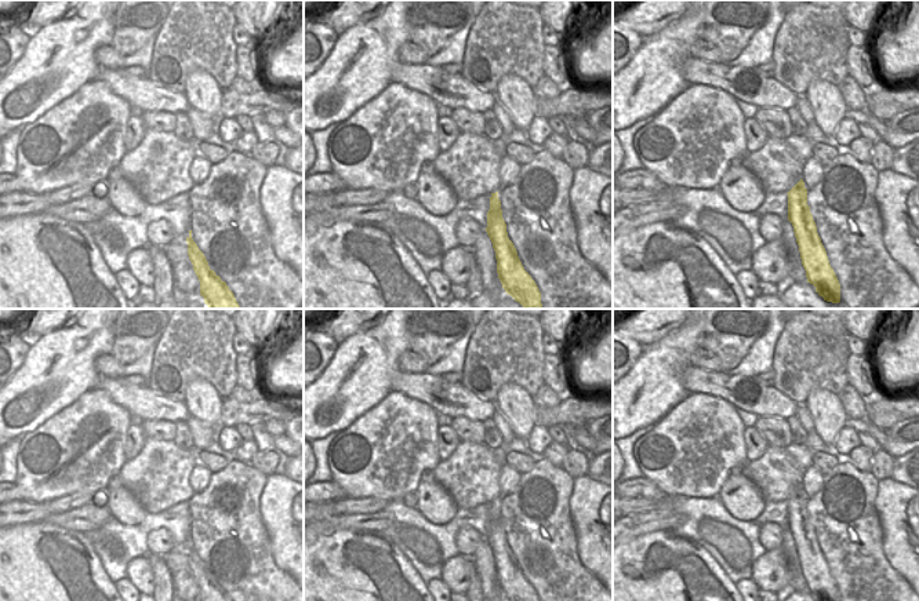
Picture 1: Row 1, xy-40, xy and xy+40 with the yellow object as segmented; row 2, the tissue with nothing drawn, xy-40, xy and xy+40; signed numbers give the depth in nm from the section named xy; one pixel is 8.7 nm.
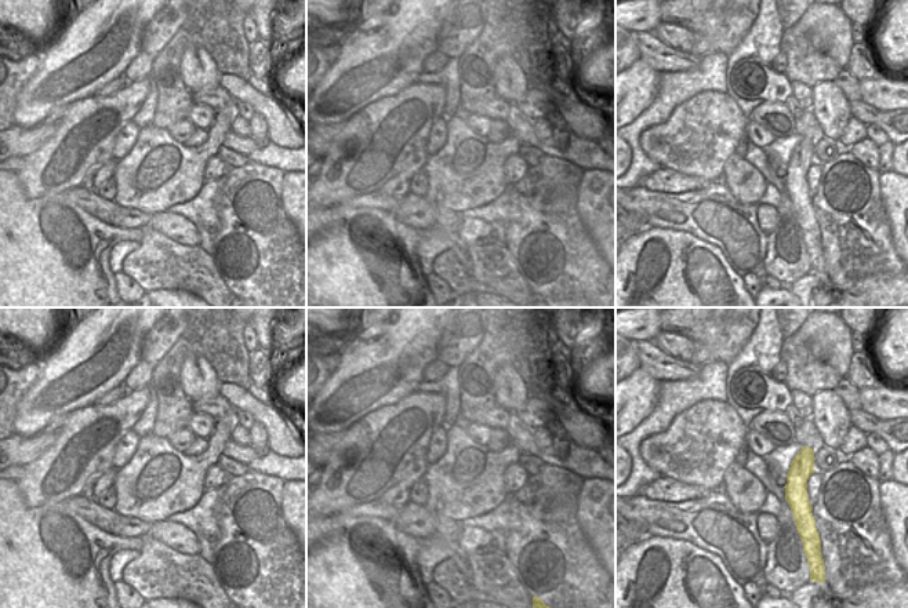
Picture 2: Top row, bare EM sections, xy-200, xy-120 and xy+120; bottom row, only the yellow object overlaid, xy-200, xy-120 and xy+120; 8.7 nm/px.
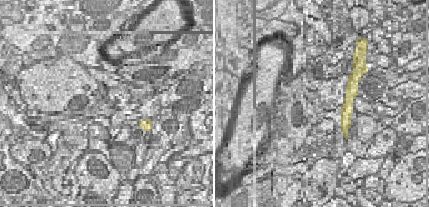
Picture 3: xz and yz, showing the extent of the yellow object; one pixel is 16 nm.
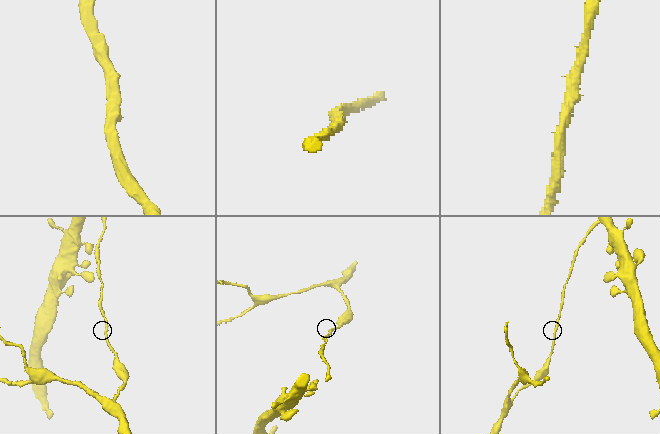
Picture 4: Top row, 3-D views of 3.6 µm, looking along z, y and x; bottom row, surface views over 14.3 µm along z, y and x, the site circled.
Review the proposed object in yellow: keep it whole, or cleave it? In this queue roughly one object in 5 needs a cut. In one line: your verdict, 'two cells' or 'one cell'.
one cell

